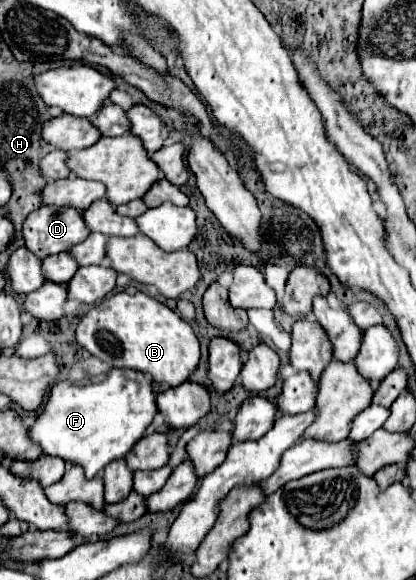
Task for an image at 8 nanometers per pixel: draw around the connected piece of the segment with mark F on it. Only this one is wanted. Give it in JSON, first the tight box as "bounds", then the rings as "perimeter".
{"bounds":[28,369,156,479],"perimeter":[[[112,369],[88,383],[58,381],[36,421],[28,427],[28,437],[44,455],[60,457],[84,469],[86,479],[98,475],[110,461],[122,459],[144,435],[156,415],[156,395],[152,383],[132,369]]]}

